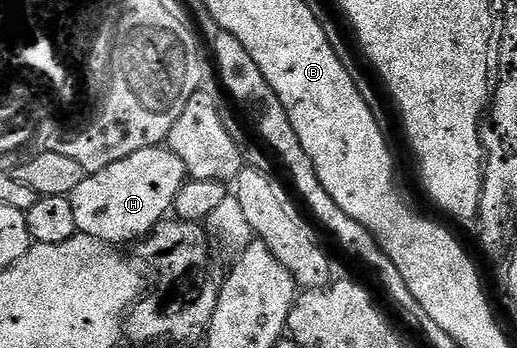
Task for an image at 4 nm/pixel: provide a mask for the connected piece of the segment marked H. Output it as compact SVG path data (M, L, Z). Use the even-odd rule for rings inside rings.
M169 146L149 147L140 149L140 153L131 153L129 157L108 165L108 169L100 169L100 173L87 175L69 195L78 230L81 234L96 237L107 245L122 245L118 243L130 243L133 239L141 240L173 212L176 193L180 193L187 178L184 163L180 161L180 157L176 157L176 153L170 151Z

